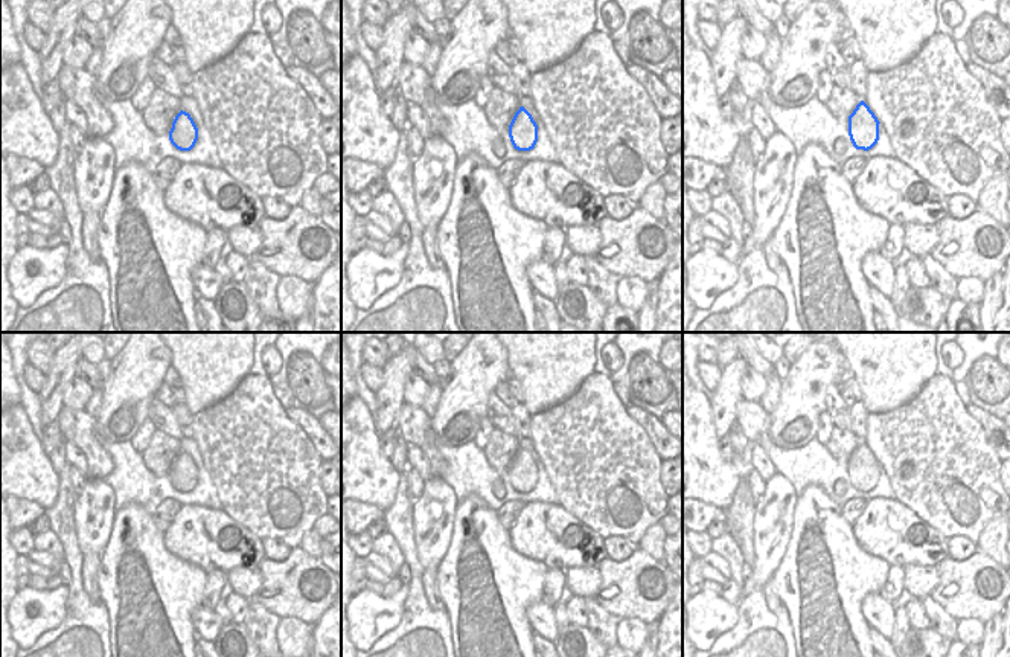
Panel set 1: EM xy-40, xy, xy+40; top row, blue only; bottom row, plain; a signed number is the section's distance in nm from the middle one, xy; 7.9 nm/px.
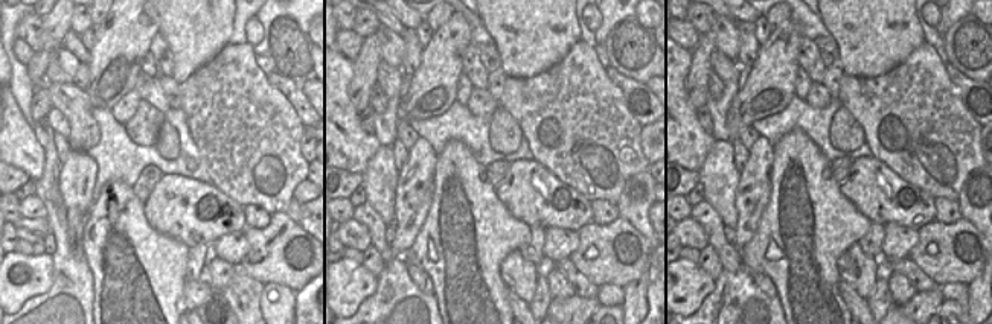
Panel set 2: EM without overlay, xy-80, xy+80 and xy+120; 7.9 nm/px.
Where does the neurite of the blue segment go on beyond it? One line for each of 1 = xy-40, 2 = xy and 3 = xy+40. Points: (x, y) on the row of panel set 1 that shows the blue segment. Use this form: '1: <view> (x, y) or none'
1: none
2: none
3: none

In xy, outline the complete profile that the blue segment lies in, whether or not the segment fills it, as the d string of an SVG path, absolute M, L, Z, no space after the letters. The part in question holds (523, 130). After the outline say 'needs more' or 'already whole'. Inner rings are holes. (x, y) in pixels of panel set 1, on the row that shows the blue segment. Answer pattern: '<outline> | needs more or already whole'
M519 107L515 113L509 125L509 137L518 151L530 151L535 148L538 142L538 125L524 107Z | already whole

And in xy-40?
M180 111L169 131L171 143L180 151L190 151L198 140L198 128L189 113Z | already whole

